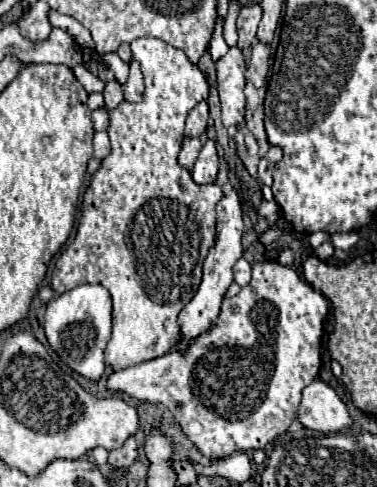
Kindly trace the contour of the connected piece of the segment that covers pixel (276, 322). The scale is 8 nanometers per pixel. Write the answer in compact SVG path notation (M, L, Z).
M257 262L251 282L237 296L223 300L215 326L201 334L187 352L173 350L161 358L113 372L107 378L107 392L125 392L141 402L167 406L185 436L211 460L225 458L235 450L265 448L291 426L301 390L319 374L323 320L327 312L327 298L299 278L293 268L279 262Z

